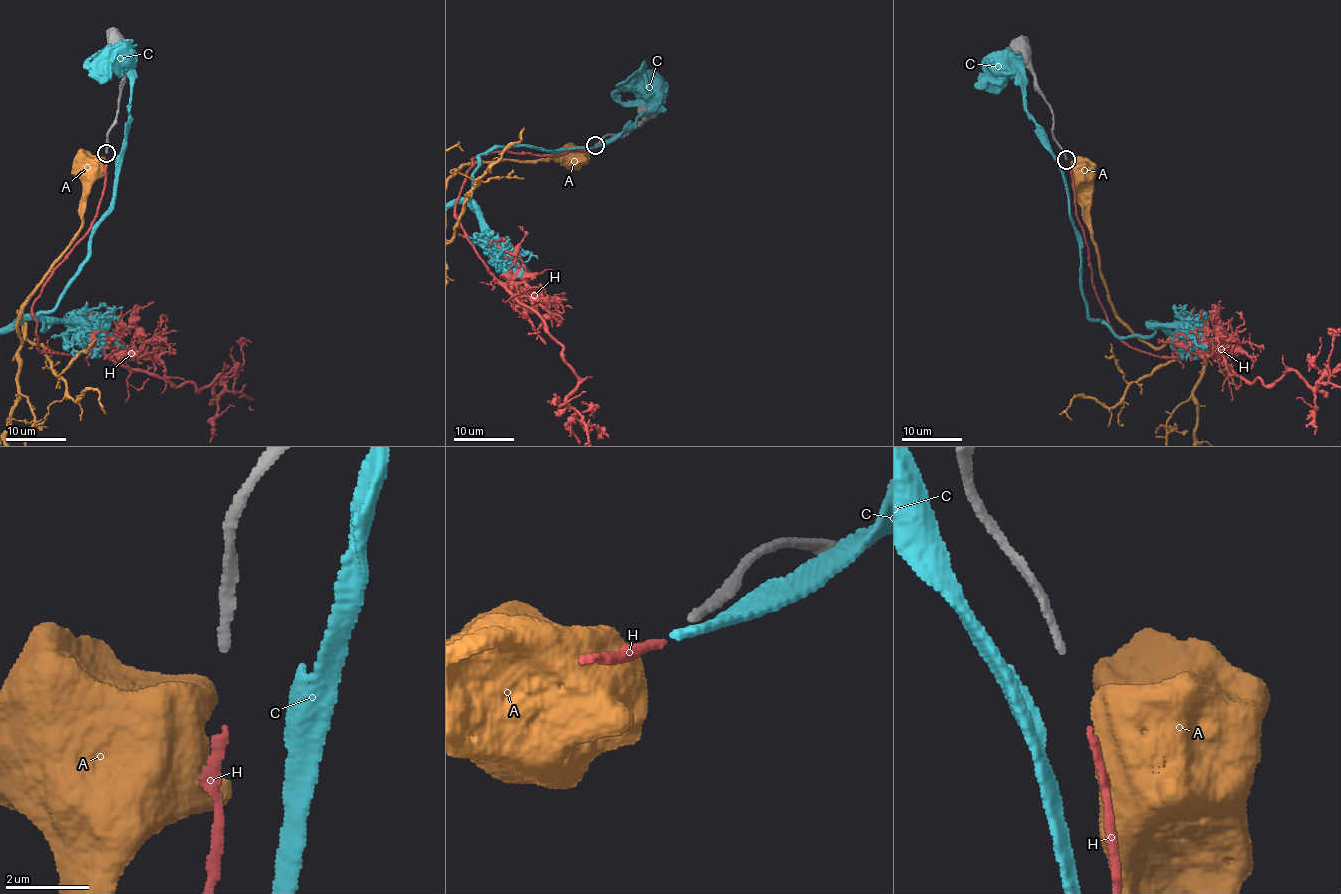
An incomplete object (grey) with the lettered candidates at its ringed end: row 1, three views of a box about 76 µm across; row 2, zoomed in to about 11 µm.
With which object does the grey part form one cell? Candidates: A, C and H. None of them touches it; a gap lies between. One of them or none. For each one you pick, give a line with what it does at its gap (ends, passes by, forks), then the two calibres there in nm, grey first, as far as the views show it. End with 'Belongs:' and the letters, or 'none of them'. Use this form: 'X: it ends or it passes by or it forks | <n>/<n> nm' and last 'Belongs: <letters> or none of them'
H: it ends | 190/180 nm
Belongs: H

